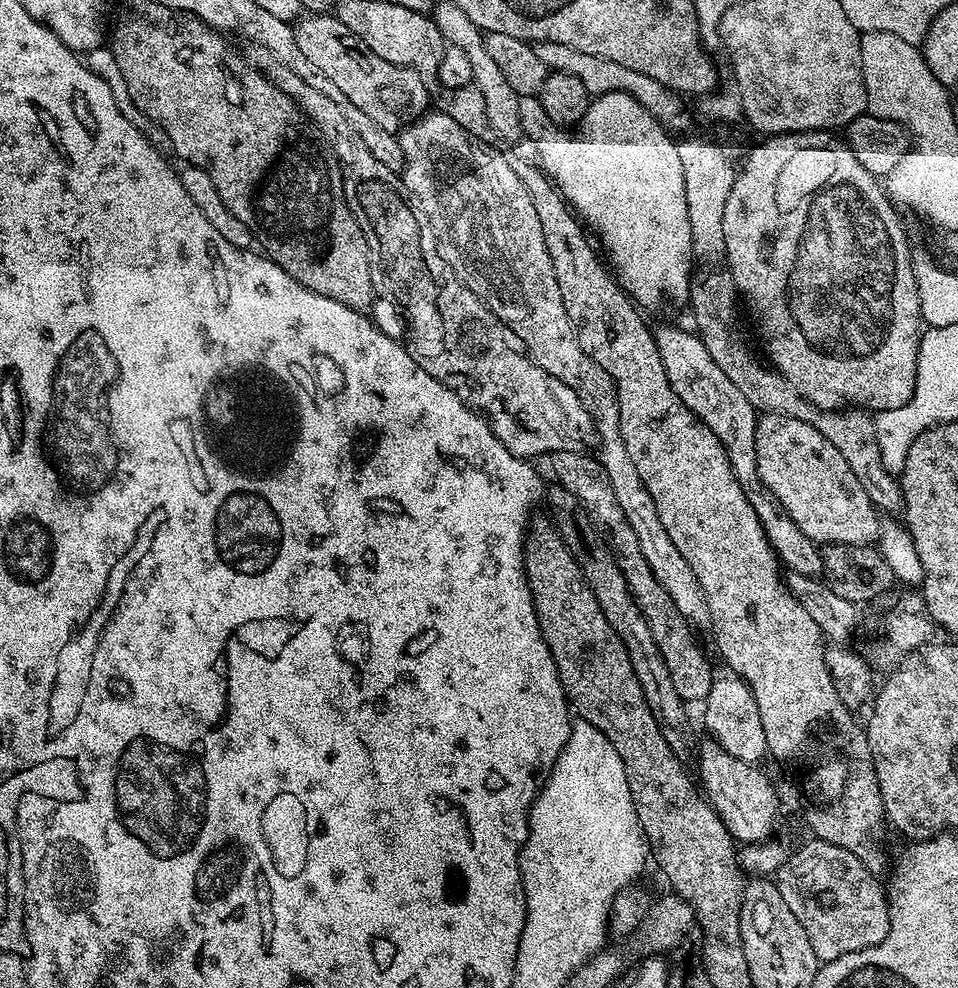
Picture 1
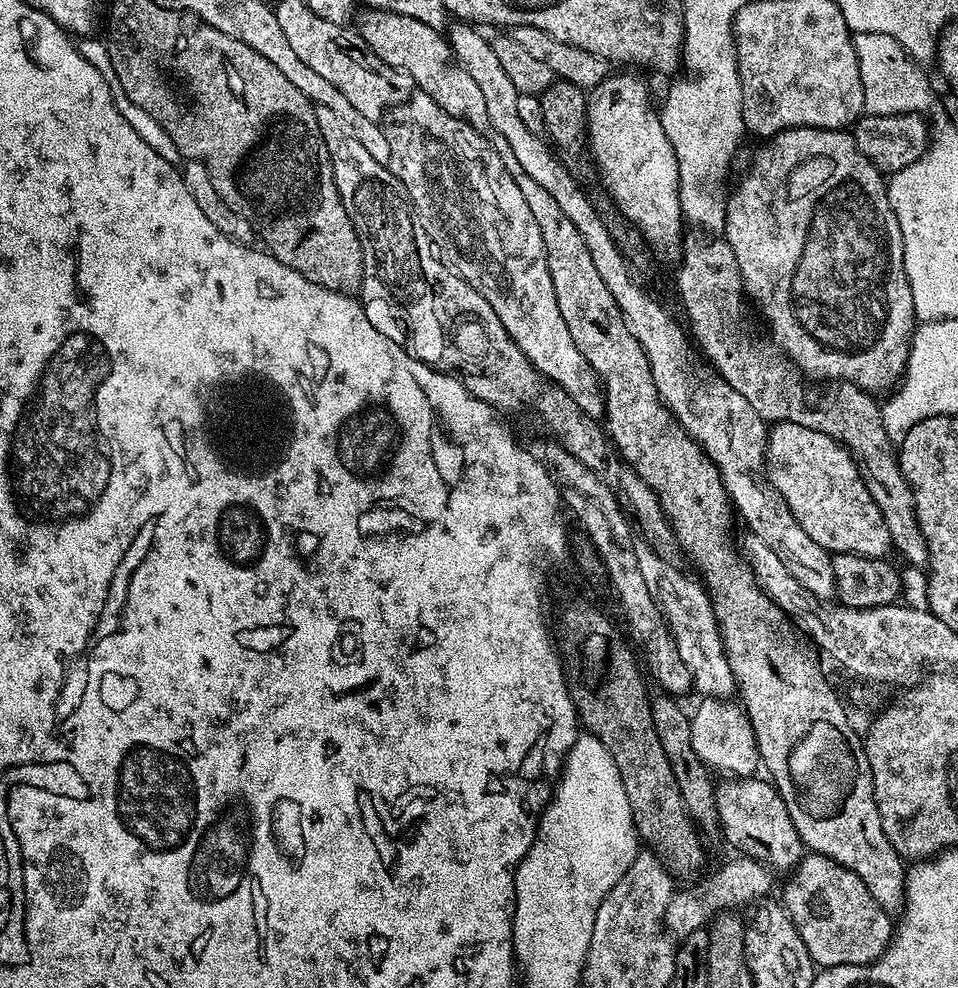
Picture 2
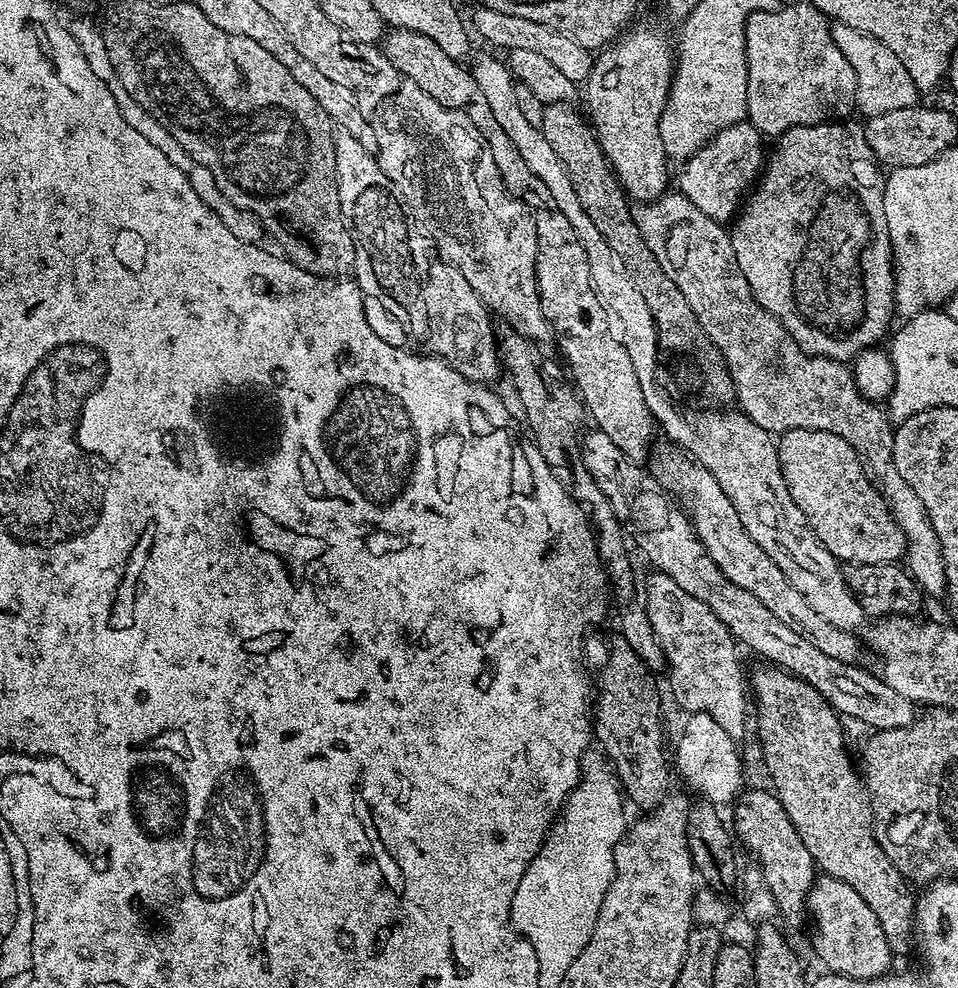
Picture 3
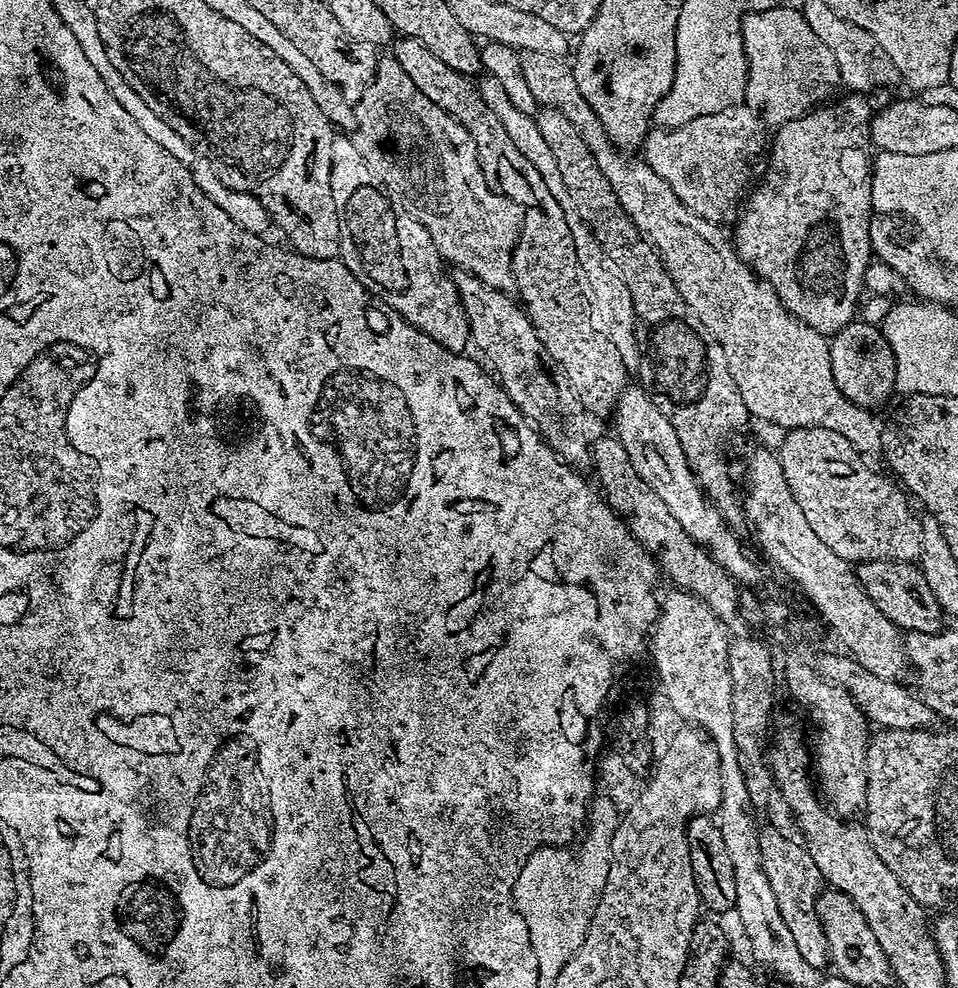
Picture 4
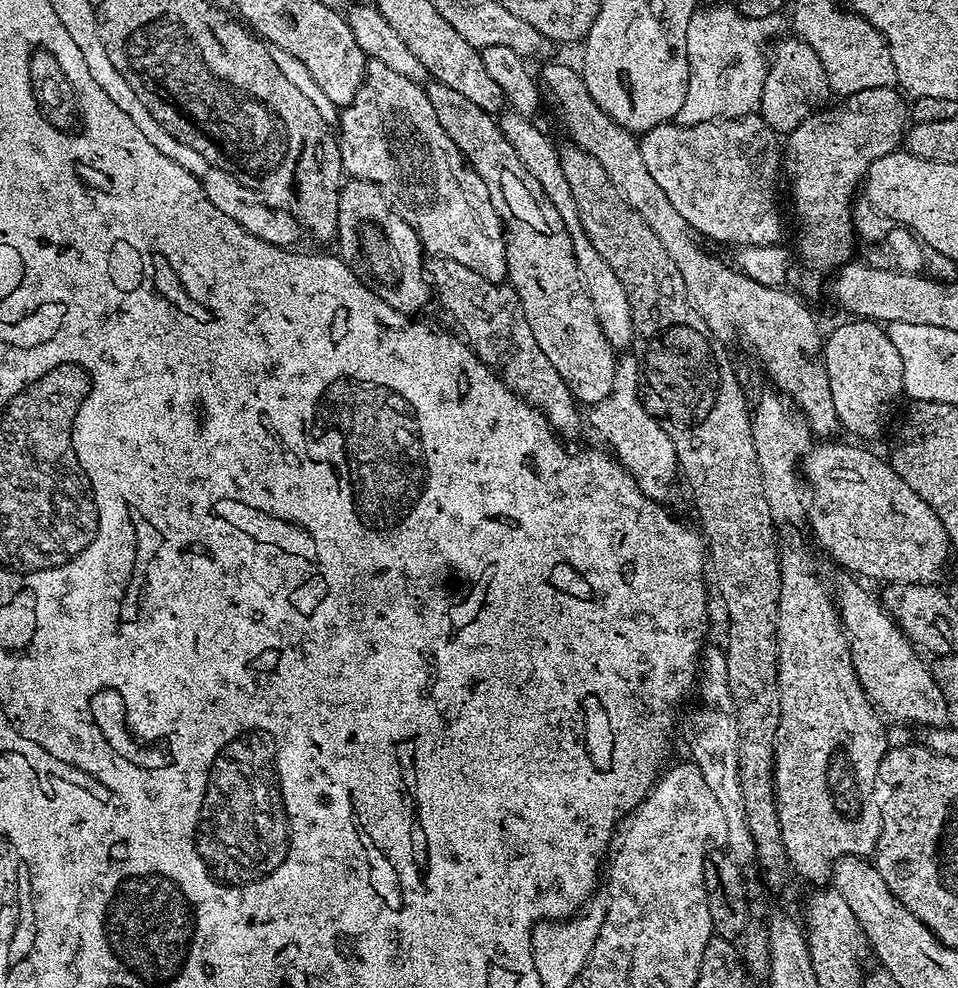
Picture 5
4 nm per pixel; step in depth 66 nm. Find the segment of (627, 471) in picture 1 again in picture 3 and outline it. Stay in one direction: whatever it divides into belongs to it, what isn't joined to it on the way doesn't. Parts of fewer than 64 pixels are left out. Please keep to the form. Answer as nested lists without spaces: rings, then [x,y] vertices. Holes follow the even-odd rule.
[[[401,79],[400,86],[396,92],[390,94],[382,103],[376,105],[374,109],[374,127],[376,130],[374,155],[376,161],[380,163],[382,174],[386,174],[386,178],[390,178],[390,182],[394,182],[397,193],[405,209],[410,213],[411,219],[423,229],[428,239],[435,244],[437,253],[447,263],[451,264],[452,267],[459,270],[462,278],[466,278],[466,282],[470,282],[472,289],[480,295],[485,308],[491,310],[497,317],[500,315],[507,327],[515,328],[527,340],[543,342],[543,340],[553,339],[554,333],[552,326],[549,324],[548,319],[544,317],[544,312],[540,308],[540,295],[538,294],[538,286],[536,285],[538,238],[536,237],[536,222],[533,213],[530,211],[528,205],[517,200],[504,187],[498,166],[494,166],[494,158],[490,154],[488,143],[482,138],[478,126],[474,126],[474,122],[461,108],[447,108],[446,106],[442,106],[434,98],[430,98],[430,94],[426,94],[426,90],[422,90],[422,86],[414,86],[414,82]],[[655,570],[649,573],[648,581],[642,584],[642,604],[647,611],[648,621],[652,623],[652,630],[660,642],[660,649],[664,651],[666,677],[668,676],[668,684],[672,687],[677,702],[685,708],[685,713],[710,714],[710,718],[714,718],[718,726],[726,729],[733,738],[740,738],[744,732],[744,715],[747,712],[749,715],[750,712],[750,700],[746,695],[746,672],[744,676],[743,670],[740,669],[740,656],[736,653],[737,641],[732,639],[730,630],[720,621],[718,614],[714,614],[714,610],[706,606],[706,602],[698,602],[694,594],[686,594],[686,590],[682,590],[682,586],[674,582],[674,578]]]

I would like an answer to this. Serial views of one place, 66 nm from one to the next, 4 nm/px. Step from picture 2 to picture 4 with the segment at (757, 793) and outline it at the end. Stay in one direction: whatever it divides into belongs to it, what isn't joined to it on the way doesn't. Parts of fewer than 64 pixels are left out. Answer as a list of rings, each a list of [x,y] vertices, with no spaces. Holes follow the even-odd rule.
[[[765,827],[760,834],[760,853],[762,866],[770,878],[770,888],[778,898],[778,908],[782,910],[782,918],[786,918],[786,926],[790,926],[790,934],[794,934],[794,942],[798,942],[798,950],[806,962],[817,970],[829,967],[828,930],[822,919],[820,891],[825,891],[824,875],[818,870],[814,858],[803,843],[795,844],[784,836],[779,836],[777,829]]]

